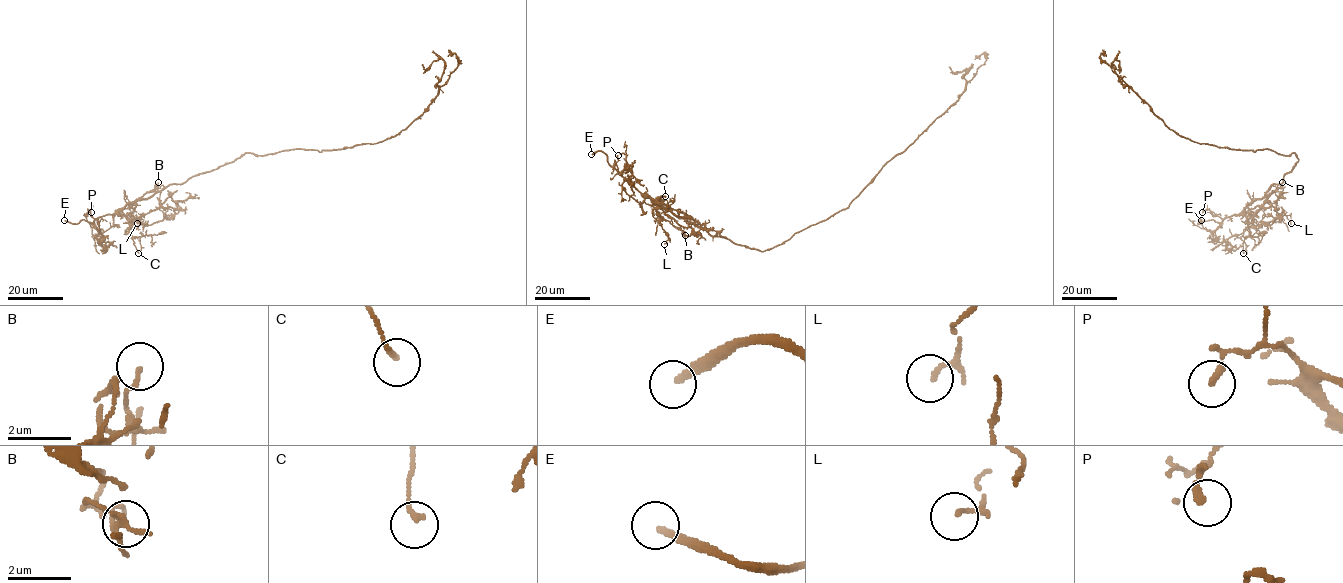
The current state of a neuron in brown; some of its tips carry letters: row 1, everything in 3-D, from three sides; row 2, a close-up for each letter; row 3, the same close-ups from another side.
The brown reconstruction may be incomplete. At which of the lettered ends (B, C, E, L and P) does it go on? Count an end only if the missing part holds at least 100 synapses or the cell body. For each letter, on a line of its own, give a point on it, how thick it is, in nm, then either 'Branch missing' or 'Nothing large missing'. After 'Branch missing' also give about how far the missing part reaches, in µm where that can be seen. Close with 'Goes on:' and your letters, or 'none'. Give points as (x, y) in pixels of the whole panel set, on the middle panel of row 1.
B: Place: (685, 235). Thickness 130 nm. Nothing large missing
C: Place: (665, 196). Thickness 160 nm. Nothing large missing
E: Place: (591, 154). Thickness 200 nm. Branch missing. Missing length about 20 µm
L: Place: (664, 244). Thickness 90 nm. Nothing large missing
P: Place: (618, 155). Thickness 150 nm. Nothing large missing
Goes on: E

